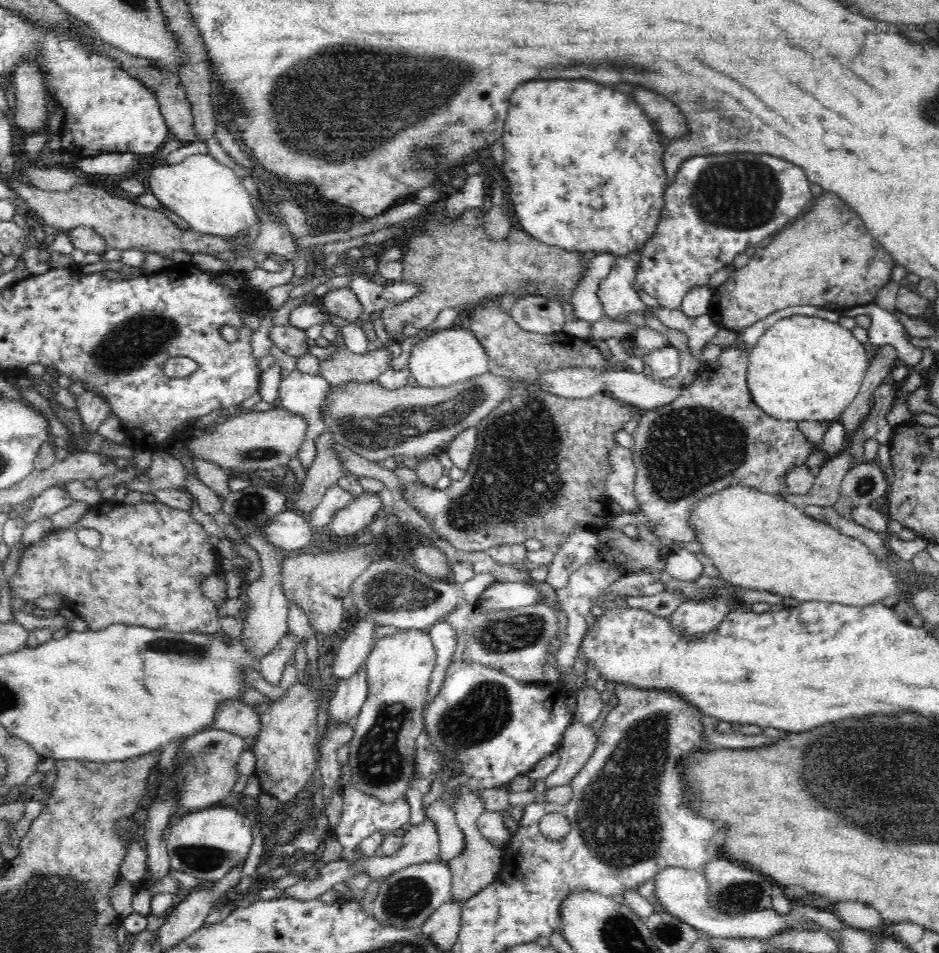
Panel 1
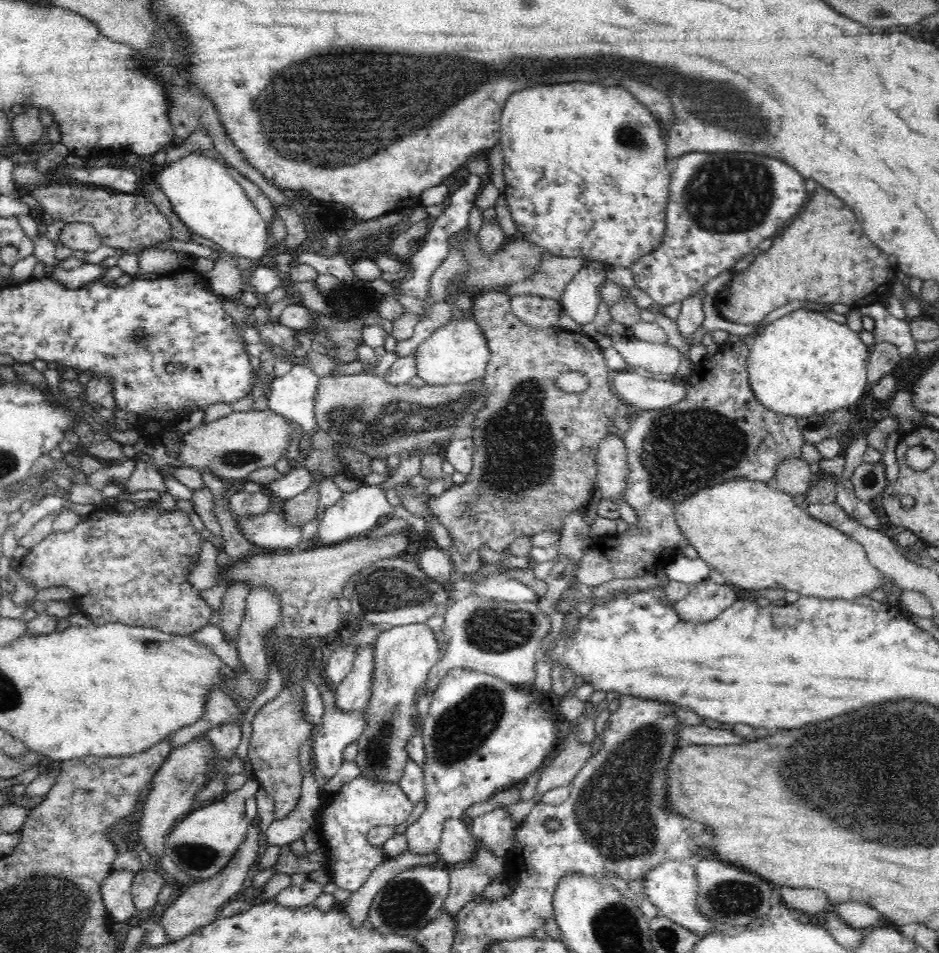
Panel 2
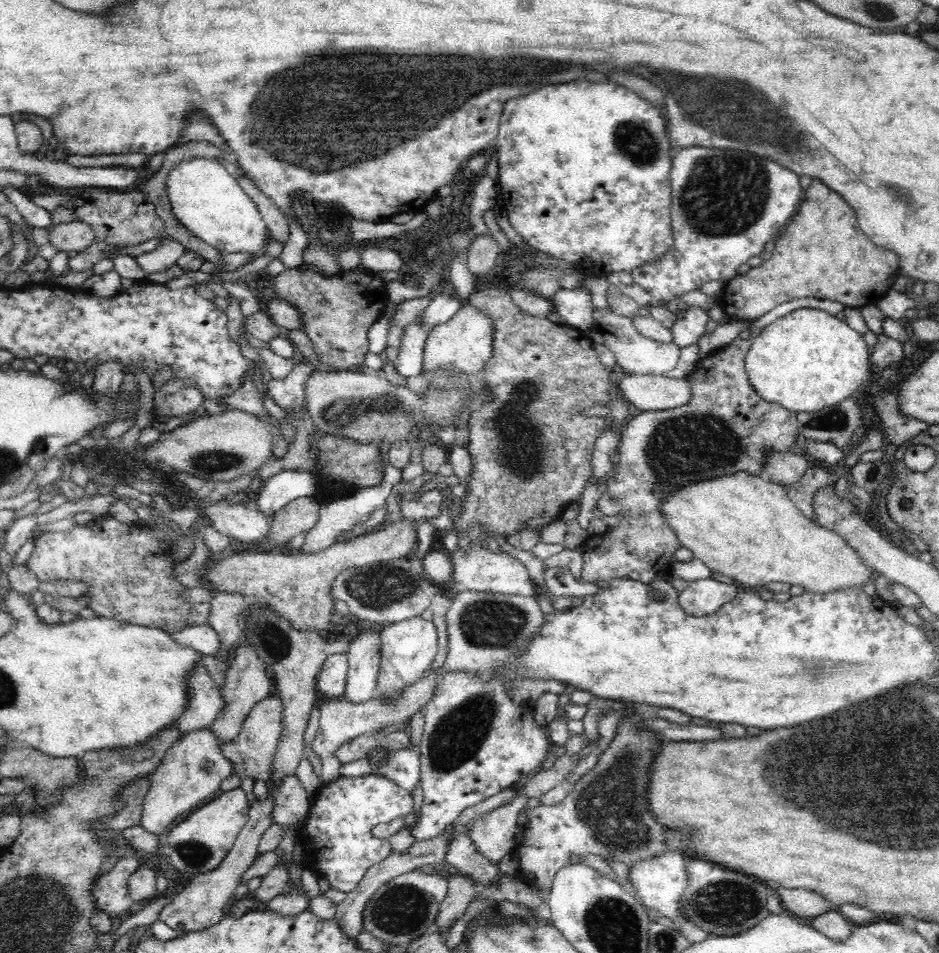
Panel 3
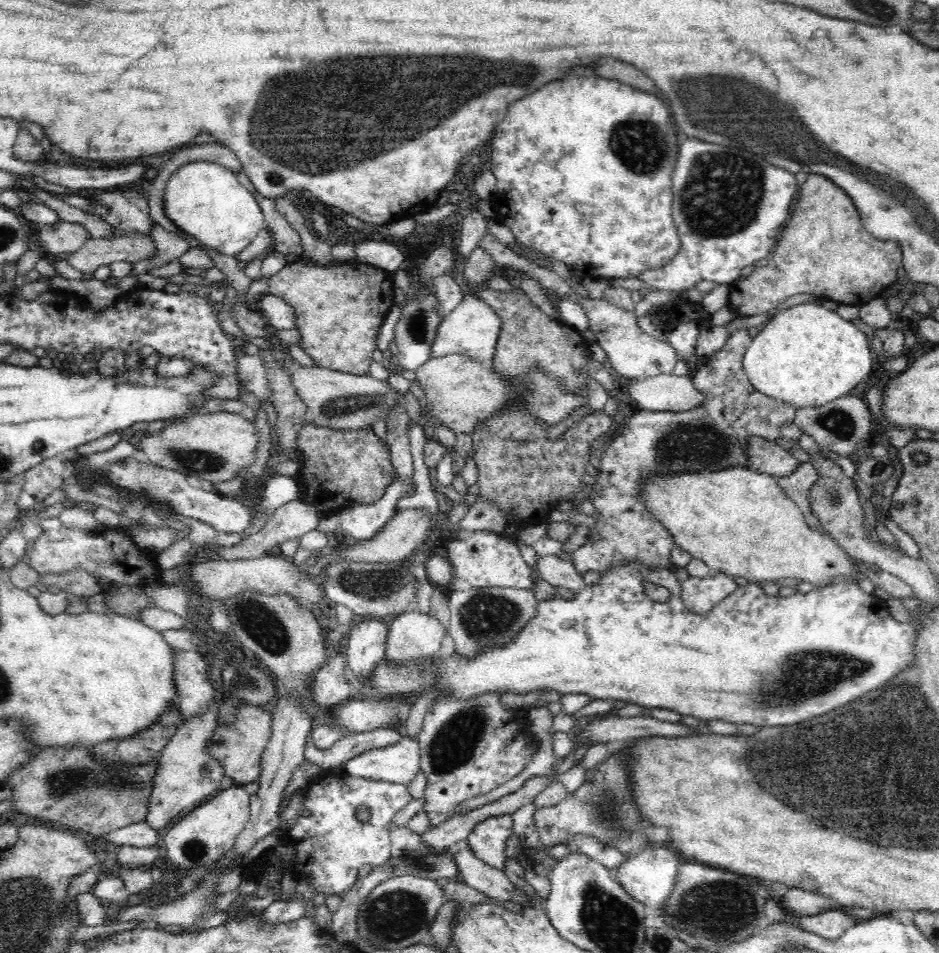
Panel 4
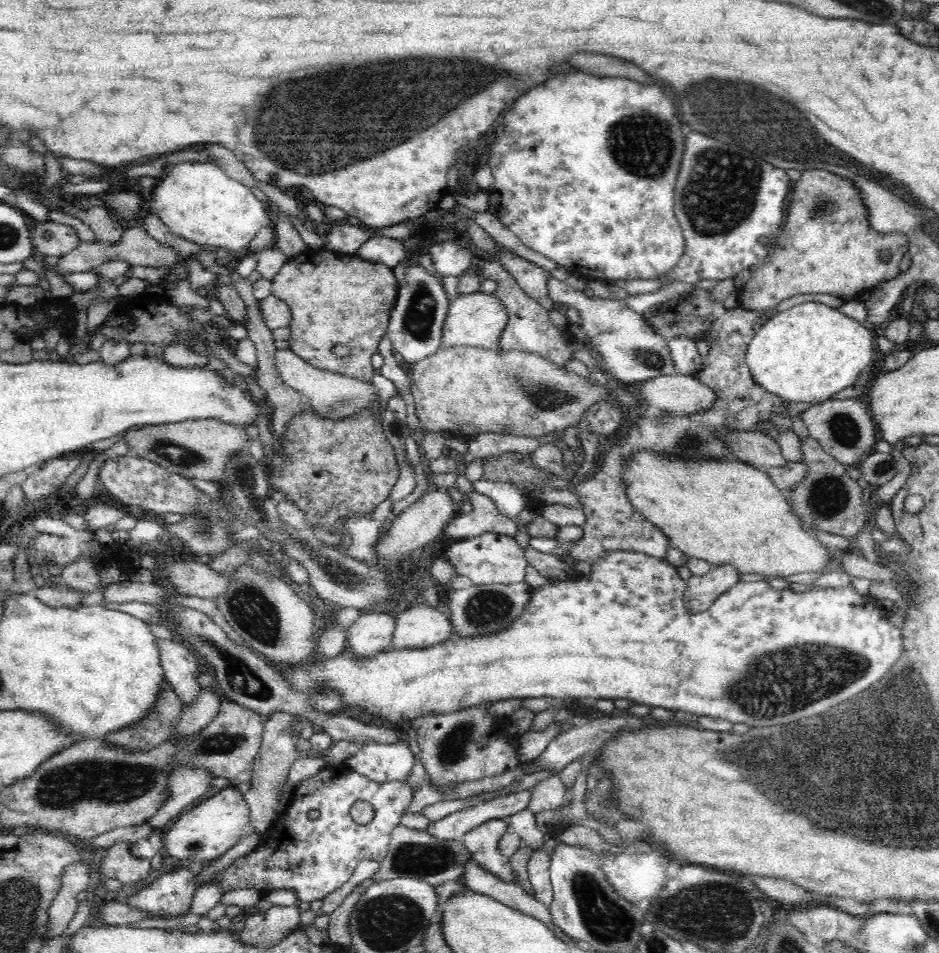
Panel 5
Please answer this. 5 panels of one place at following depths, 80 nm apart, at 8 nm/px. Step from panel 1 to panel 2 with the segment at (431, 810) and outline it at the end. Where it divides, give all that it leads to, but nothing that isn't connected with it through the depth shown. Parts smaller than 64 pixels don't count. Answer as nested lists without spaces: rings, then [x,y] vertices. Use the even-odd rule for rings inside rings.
[[[460,819],[446,820],[438,849],[442,863],[451,866],[460,862],[470,862],[476,854],[476,843]]]

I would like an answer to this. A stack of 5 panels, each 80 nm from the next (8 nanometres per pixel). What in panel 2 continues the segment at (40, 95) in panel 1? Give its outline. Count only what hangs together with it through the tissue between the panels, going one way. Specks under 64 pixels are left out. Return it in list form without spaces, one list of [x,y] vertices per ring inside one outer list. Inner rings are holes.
[[[24,105],[23,112],[17,114],[12,120],[11,129],[19,147],[29,149],[37,144],[42,139],[43,134],[46,133],[38,116],[40,116],[38,108]]]

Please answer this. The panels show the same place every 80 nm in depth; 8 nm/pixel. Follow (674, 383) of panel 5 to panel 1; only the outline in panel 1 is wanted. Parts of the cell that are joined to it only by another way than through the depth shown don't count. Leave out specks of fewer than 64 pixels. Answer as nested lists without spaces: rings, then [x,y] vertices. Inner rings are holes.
[[[612,366],[606,368],[604,372],[592,368],[564,368],[554,372],[546,372],[546,374],[540,374],[538,385],[540,385],[540,389],[566,399],[591,398],[595,396],[594,394],[606,393],[607,396],[613,397],[618,402],[626,402],[646,411],[672,404],[681,393],[680,388],[667,388],[661,382],[652,381],[643,374],[612,370]]]

